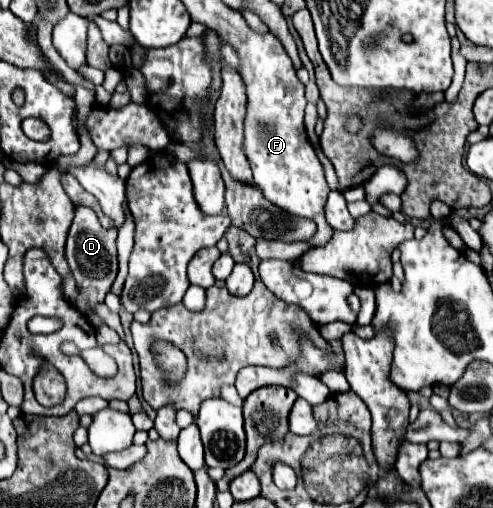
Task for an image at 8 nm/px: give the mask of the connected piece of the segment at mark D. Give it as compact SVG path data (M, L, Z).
M76 207L76 217L72 221L72 227L68 231L68 243L66 243L66 259L72 269L72 275L76 279L78 297L74 301L74 307L88 315L88 307L102 303L112 281L118 273L118 253L116 253L116 229L104 229L98 223L98 217L88 207Z

